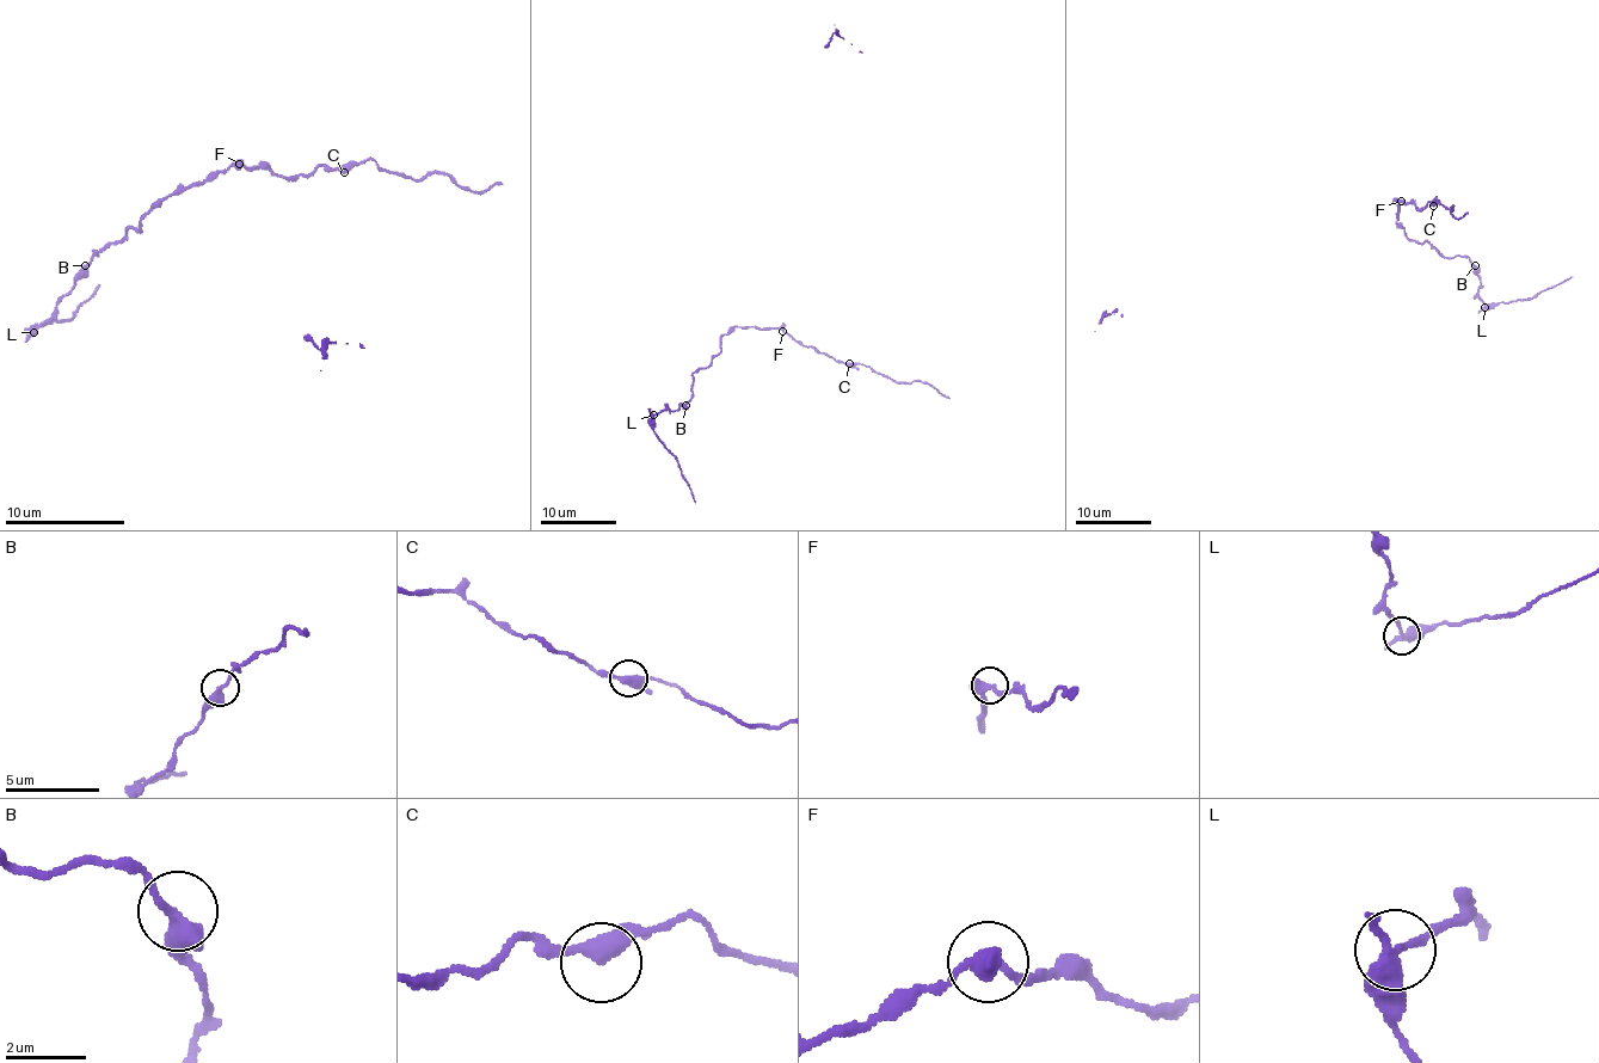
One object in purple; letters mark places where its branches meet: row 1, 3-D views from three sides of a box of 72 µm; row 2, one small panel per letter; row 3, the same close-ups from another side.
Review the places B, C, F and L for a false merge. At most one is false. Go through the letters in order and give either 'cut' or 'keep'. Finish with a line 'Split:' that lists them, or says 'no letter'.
B: keep
C: keep
F: keep
L: cut
Split: L

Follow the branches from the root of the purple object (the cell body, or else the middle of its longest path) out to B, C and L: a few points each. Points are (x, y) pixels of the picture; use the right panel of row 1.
B: (1398, 204), (1397, 223), (1408, 238), (1427, 240), (1445, 257), (1465, 256), (1475, 265)
C: (1398, 204), (1413, 202), (1416, 208), (1424, 208), (1430, 202), (1433, 206)
L: (1398, 204), (1397, 223), (1408, 238), (1427, 240), (1445, 257), (1469, 259), (1481, 282), (1478, 297), (1484, 307)

